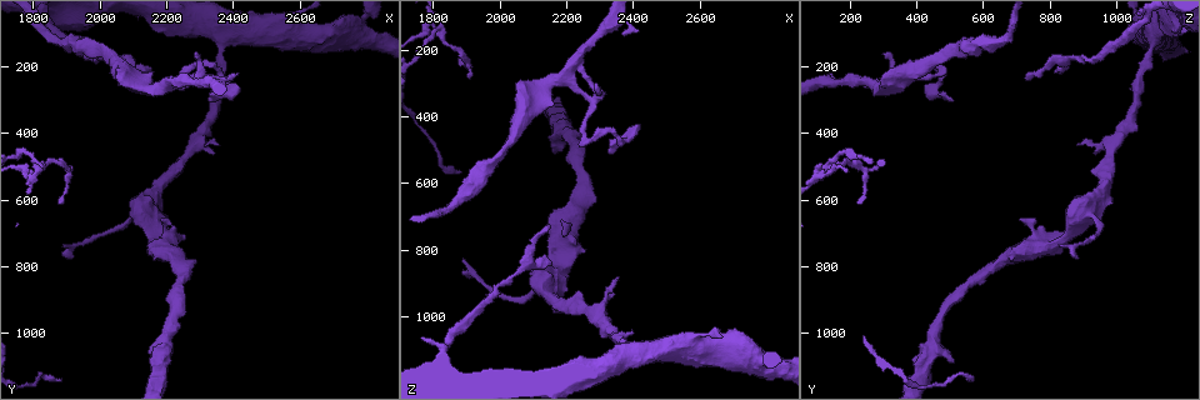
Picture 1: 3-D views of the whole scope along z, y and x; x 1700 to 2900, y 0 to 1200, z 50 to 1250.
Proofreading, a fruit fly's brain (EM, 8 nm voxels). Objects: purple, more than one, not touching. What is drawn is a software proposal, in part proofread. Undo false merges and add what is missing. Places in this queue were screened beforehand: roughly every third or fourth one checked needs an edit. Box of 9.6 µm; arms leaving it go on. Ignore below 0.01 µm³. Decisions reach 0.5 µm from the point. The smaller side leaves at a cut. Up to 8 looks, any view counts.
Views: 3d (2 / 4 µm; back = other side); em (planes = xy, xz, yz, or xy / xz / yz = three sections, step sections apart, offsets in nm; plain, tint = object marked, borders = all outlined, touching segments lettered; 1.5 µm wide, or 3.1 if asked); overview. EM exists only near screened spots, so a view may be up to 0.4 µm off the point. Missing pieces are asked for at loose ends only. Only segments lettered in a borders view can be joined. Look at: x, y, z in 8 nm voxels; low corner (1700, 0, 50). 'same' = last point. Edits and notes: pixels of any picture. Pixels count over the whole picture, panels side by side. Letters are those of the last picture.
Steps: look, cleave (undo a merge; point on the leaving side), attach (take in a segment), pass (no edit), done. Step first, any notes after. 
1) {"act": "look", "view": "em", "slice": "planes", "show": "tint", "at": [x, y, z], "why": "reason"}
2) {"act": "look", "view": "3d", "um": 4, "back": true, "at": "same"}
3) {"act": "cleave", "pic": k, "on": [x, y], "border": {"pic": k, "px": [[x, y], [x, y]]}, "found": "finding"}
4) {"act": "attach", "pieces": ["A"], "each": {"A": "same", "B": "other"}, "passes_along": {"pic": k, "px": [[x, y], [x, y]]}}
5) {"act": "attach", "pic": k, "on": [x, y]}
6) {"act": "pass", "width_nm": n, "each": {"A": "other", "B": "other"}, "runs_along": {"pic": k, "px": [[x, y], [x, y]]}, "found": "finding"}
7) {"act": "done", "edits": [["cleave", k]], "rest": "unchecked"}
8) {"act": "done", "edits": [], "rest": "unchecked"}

{"act": "look", "view": "3d", "um": 4, "back": true, "at": [1820, 510, 150], "why": "four arms meet"}

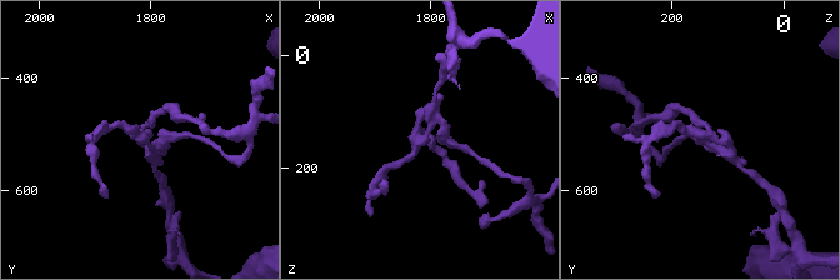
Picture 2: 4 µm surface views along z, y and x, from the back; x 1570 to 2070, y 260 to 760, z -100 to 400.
{"act": "look", "view": "em", "slice": "planes", "show": "tint", "at": [1825, 505, 140], "arms": 4}

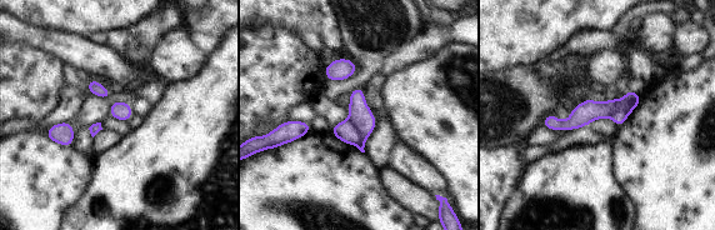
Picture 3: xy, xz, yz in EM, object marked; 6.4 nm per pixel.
{"act": "look", "view": "em", "slice": "planes", "show": "borders", "at": "same", "why": "what lies round it"}

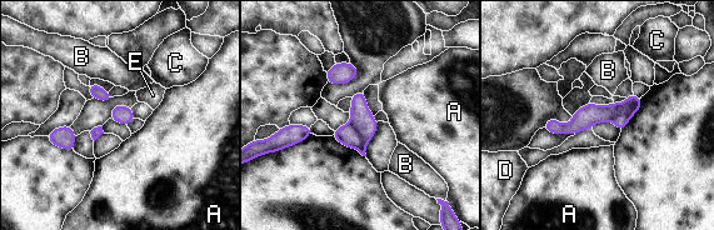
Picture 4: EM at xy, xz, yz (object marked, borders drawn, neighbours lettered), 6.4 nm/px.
{"act": "cleave", "pic": 4, "on": [363, 120], "each": {"A": "other", "B": "other", "C": "other", "D": "other", "E": "other"}, "border": {"pic": 4, "px": [[350, 123], [360, 139], [358, 149]]}, "found": "a second neuron is stuck on"}

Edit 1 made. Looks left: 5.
{"act": "look", "view": "3d", "um": 2, "at": [2200, 260, 290]}

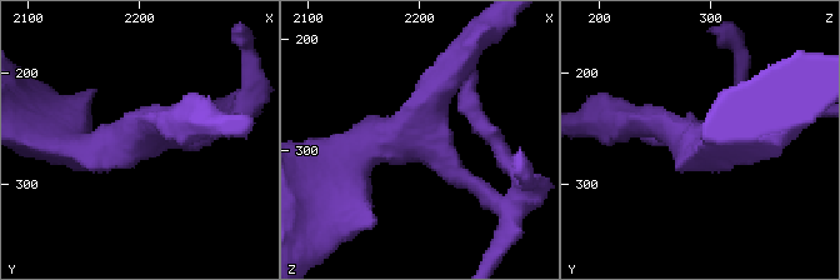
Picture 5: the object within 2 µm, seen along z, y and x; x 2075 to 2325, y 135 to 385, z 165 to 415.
{"act": "look", "view": "em", "slice": "planes", "show": "borders", "at": [2194, 260, 288]}

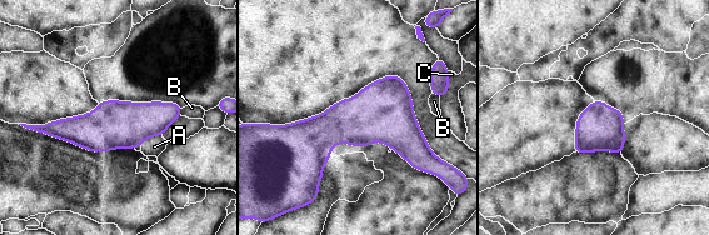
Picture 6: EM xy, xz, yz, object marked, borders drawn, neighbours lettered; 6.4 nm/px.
{"act": "pass", "width_nm": 320, "longest_contact_nm": ["C", 190], "each": {"A": "other", "B": "other", "C": "other"}, "found": "all the same neuron"}

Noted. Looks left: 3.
{"act": "done", "edits": [["cleave", 4]], "rest": "unchecked"}

